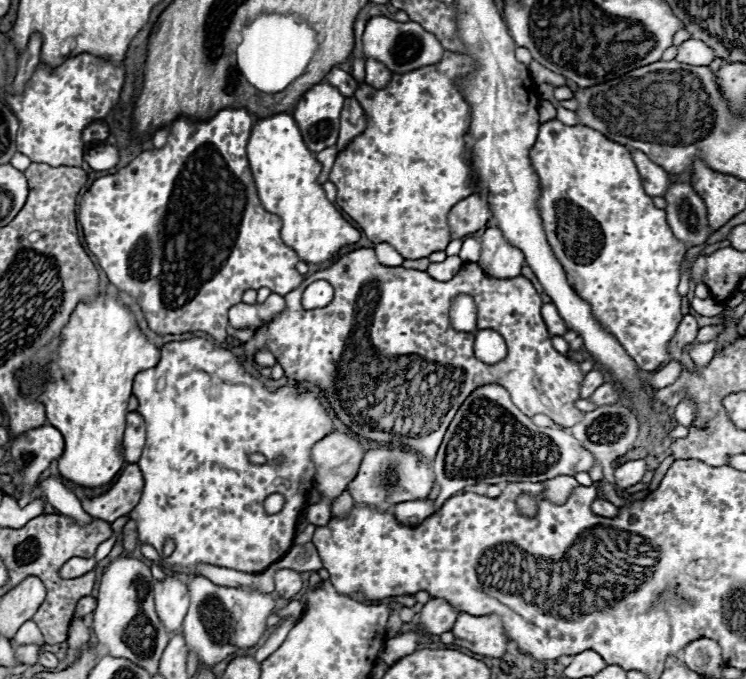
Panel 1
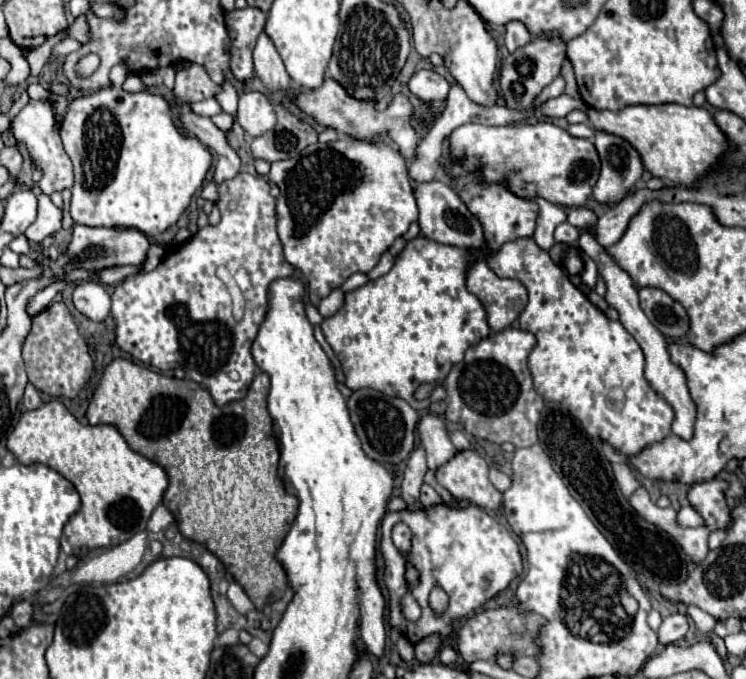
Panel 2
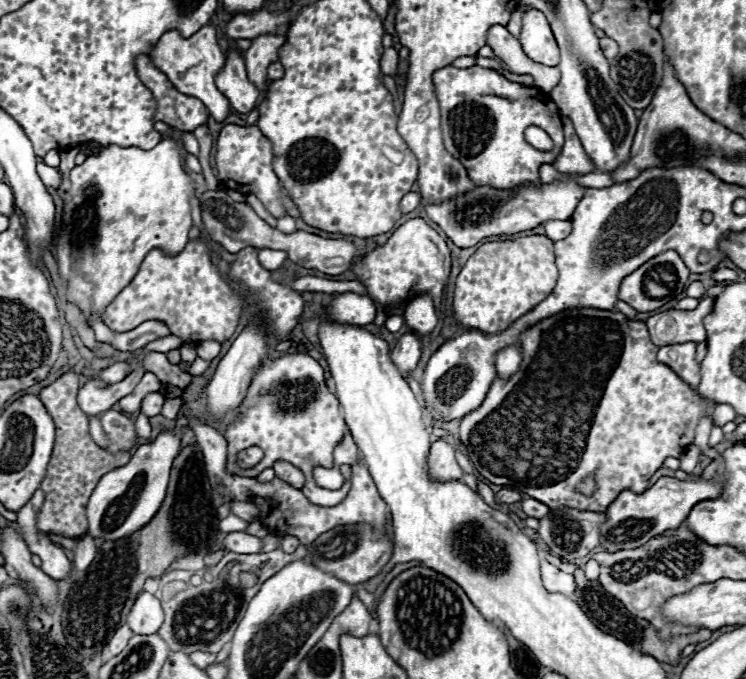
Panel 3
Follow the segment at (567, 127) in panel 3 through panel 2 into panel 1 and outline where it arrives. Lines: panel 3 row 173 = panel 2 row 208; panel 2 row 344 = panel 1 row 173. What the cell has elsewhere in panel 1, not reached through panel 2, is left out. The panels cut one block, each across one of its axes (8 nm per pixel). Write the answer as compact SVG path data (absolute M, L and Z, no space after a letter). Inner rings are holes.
M634 152L634 162L636 162L636 168L642 176L642 184L644 184L644 190L648 196L664 196L672 184L670 176L666 174L666 170L658 164L654 164L644 152Z

